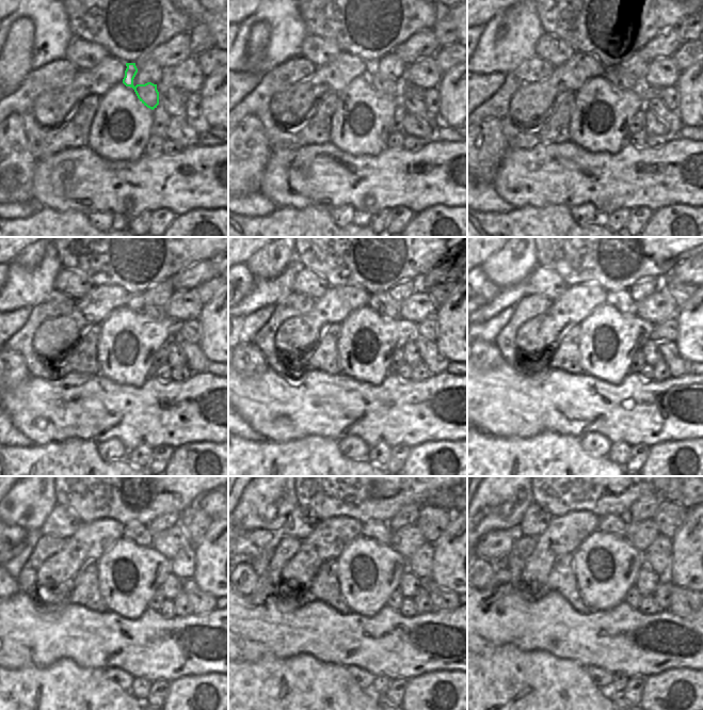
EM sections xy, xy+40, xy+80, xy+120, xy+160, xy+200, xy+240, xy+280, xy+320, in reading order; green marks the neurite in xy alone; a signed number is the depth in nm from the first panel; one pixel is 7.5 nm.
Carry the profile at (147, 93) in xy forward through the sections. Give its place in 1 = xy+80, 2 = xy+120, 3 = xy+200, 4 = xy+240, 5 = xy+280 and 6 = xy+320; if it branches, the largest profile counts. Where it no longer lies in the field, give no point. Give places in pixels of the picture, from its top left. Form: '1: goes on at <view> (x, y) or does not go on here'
1: goes on at xy+80 (612, 72)
2: goes on at xy+120 (137, 303)
3: goes on at xy+200 (621, 301)
4: goes on at xy+240 (138, 533)
5: goes on at xy+280 (376, 530)
6: goes on at xy+320 (616, 524)

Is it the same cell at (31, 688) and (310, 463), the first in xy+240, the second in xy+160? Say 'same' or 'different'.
same

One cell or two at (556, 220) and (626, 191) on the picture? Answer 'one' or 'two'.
two

